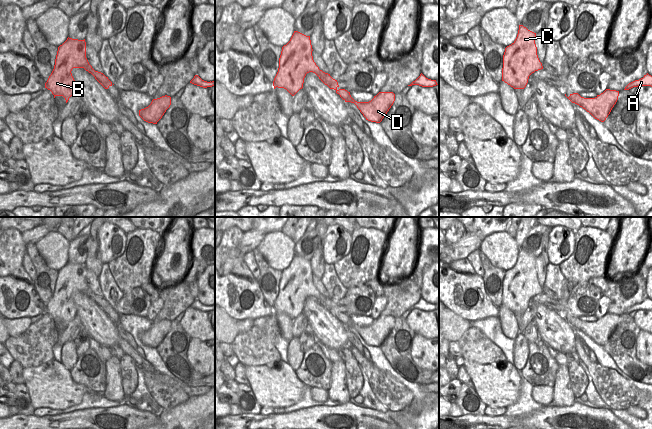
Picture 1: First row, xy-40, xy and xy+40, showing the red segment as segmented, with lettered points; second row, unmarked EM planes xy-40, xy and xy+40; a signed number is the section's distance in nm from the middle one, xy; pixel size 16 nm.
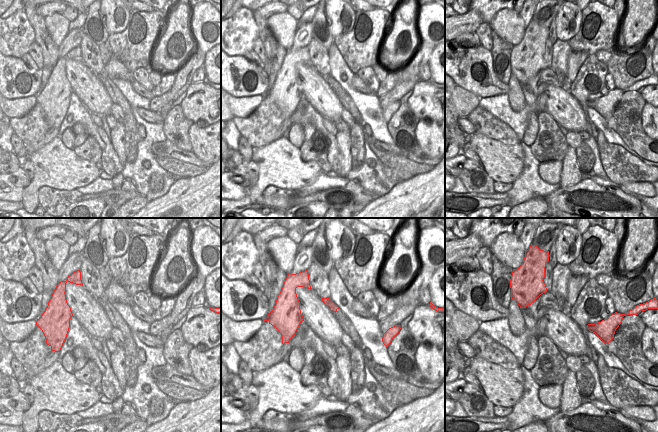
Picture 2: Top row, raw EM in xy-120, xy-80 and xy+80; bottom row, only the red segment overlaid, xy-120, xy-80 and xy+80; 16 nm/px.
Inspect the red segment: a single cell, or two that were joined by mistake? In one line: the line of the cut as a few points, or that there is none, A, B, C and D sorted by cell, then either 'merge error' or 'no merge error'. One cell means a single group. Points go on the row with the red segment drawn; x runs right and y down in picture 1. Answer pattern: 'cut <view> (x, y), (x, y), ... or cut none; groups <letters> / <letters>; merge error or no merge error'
cut xy (340, 89), (338, 93); groups A D / B C; merge error

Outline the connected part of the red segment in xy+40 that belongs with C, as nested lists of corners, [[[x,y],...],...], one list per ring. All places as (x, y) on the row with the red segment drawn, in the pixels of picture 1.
[[[519,25],[515,41],[505,48],[503,55],[502,81],[514,89],[524,89],[529,76],[543,69],[537,55],[536,33]]]

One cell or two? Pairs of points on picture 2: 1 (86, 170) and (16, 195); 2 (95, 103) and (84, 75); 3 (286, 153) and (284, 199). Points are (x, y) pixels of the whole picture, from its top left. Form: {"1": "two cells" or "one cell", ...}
{"1": "two cells", "2": "one cell", "3": "two cells"}

